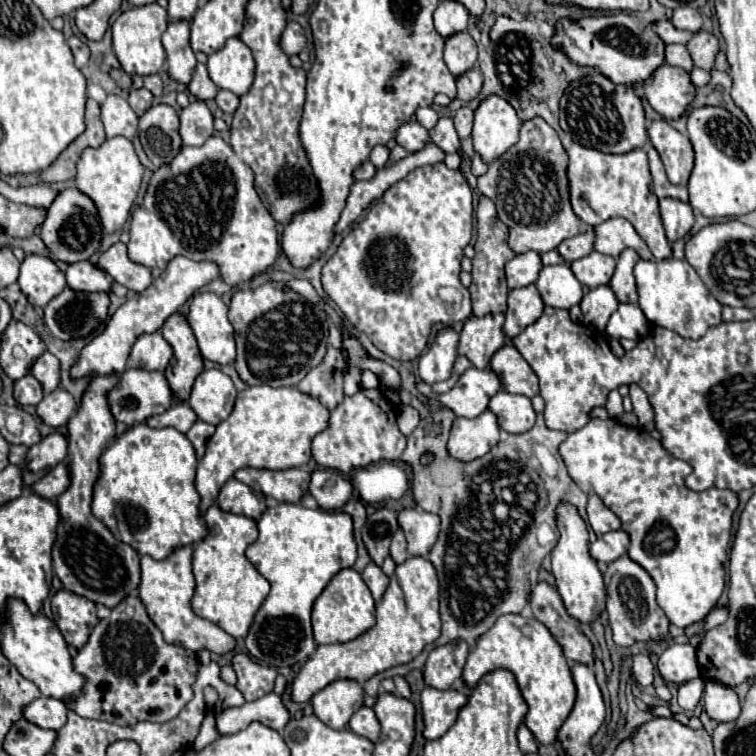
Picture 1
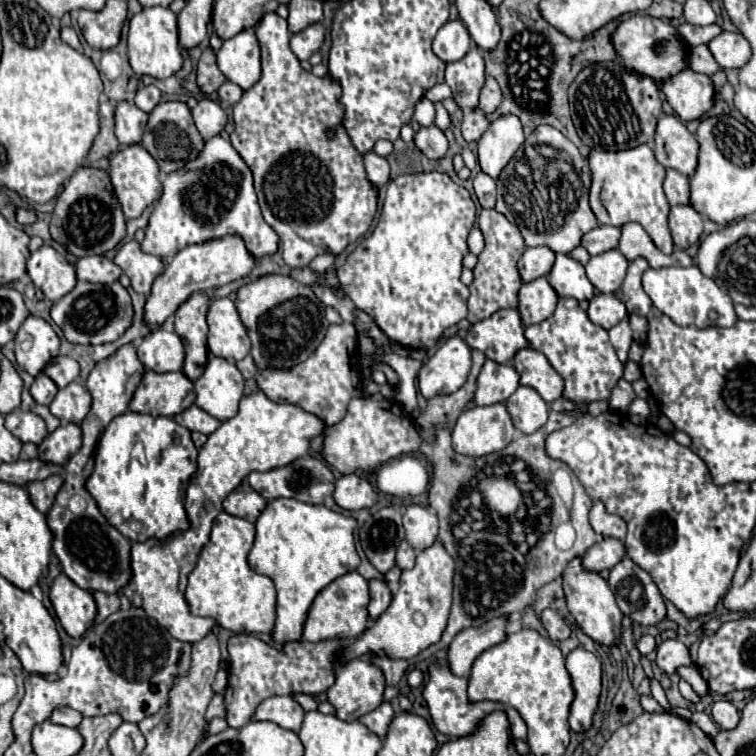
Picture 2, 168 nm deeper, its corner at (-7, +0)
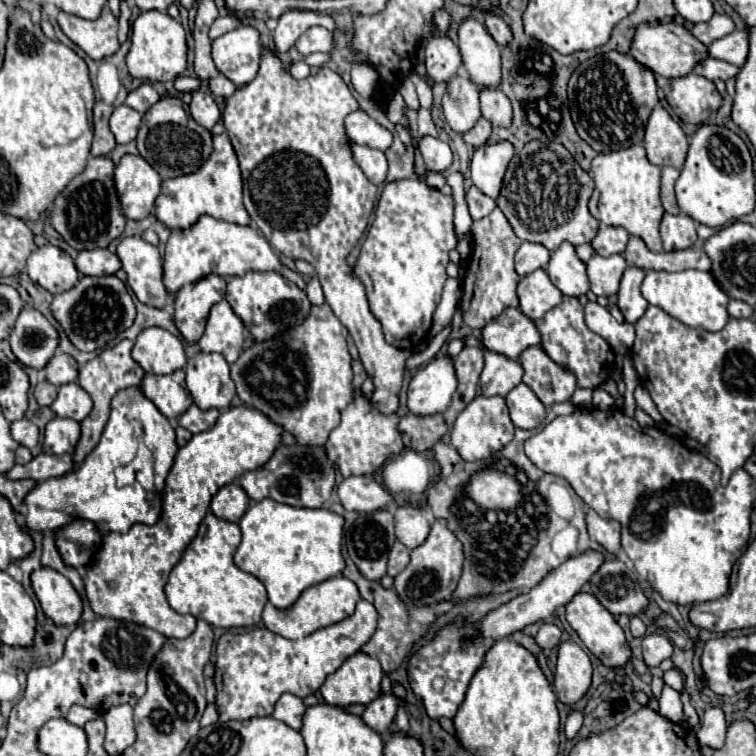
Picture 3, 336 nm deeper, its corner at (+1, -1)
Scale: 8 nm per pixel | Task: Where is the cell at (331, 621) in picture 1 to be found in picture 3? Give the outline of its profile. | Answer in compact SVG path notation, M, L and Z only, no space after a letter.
M333 576L333 578L329 578L317 586L307 588L295 600L295 604L285 608L285 610L277 610L271 602L267 602L265 610L263 610L263 624L265 624L265 628L269 628L271 632L275 632L283 638L297 640L297 638L305 638L309 634L313 634L319 628L325 628L325 626L331 626L335 622L345 620L347 616L353 614L355 604L359 600L361 600L361 594L351 580L347 580L345 576Z

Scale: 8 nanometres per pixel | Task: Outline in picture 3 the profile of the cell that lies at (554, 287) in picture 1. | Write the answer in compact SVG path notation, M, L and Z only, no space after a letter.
M563 242L553 254L547 264L547 274L551 282L565 294L565 296L581 296L589 290L589 278L585 262L575 254L575 246Z

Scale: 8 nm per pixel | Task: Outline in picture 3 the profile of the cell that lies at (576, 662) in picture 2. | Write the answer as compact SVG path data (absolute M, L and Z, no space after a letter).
M567 640L559 644L557 672L555 672L555 690L563 704L573 706L591 686L593 668L585 650Z

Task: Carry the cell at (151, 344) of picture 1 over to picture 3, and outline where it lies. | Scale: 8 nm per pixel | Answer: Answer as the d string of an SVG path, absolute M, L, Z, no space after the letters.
M163 328L143 330L135 340L133 358L147 374L171 374L187 364L183 342Z

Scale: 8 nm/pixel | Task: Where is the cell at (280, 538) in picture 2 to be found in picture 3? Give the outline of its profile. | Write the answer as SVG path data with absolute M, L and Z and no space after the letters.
M265 498L261 502L251 502L239 528L243 532L243 540L233 560L241 570L263 582L269 602L277 608L289 608L303 590L341 574L345 568L345 560L341 556L343 516L331 510L293 508Z

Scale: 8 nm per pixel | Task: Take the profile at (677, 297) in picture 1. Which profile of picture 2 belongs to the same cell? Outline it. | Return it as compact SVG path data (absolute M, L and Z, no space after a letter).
M697 265L647 269L643 273L643 289L651 297L653 307L657 307L661 313L665 313L673 323L681 327L689 327L695 323L697 329L731 327L737 321L731 297L723 293L713 279L705 277Z

